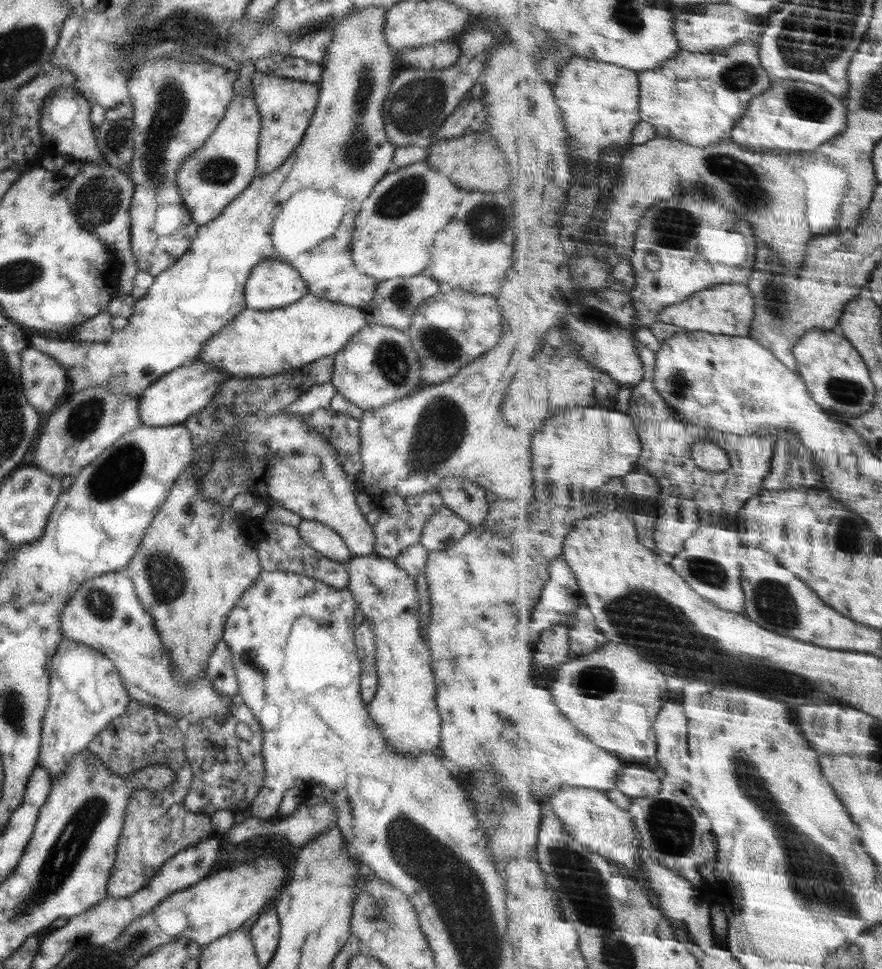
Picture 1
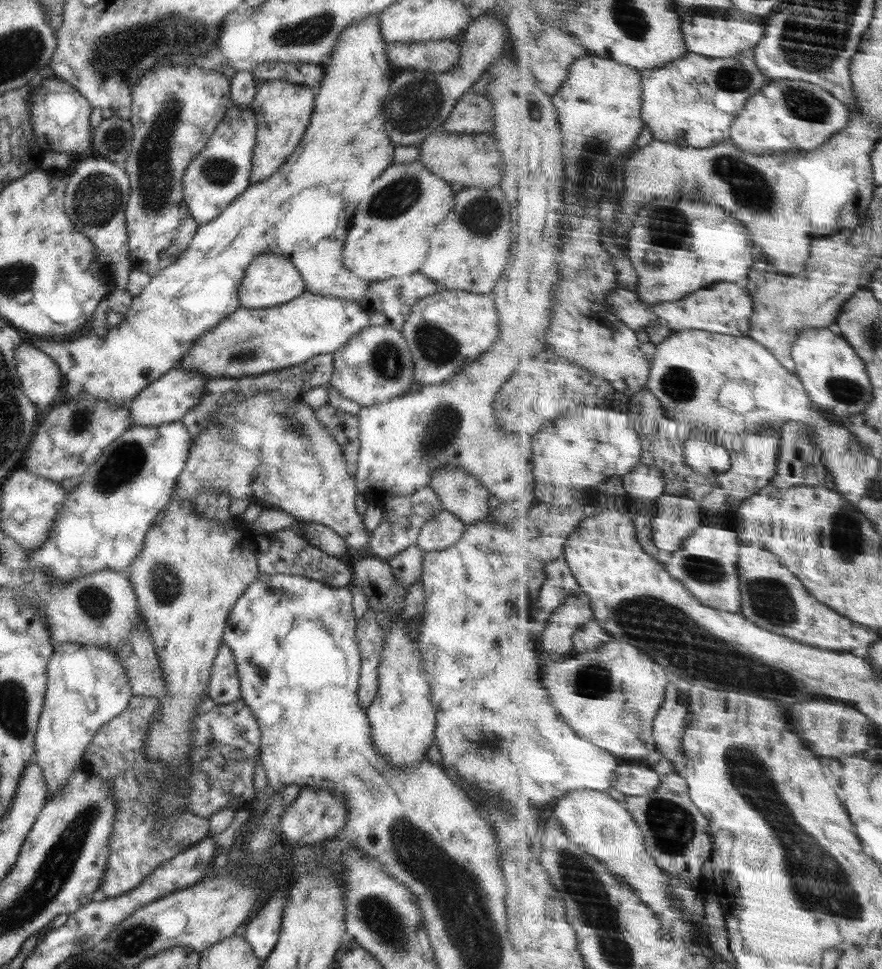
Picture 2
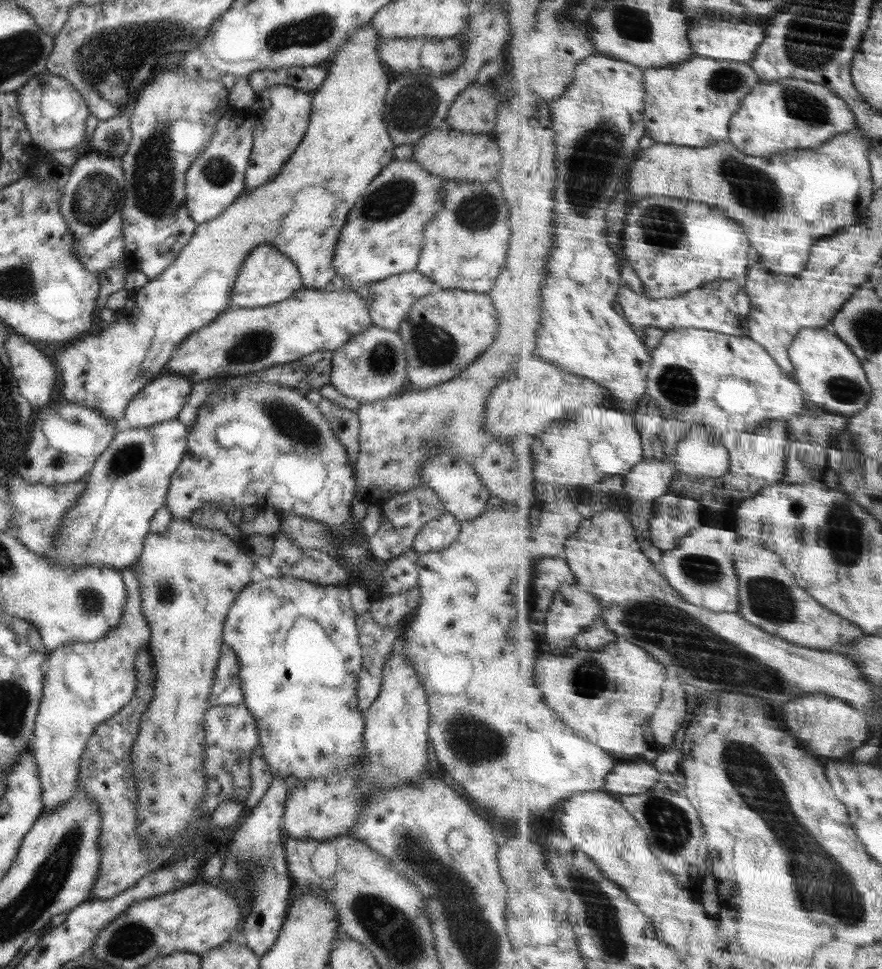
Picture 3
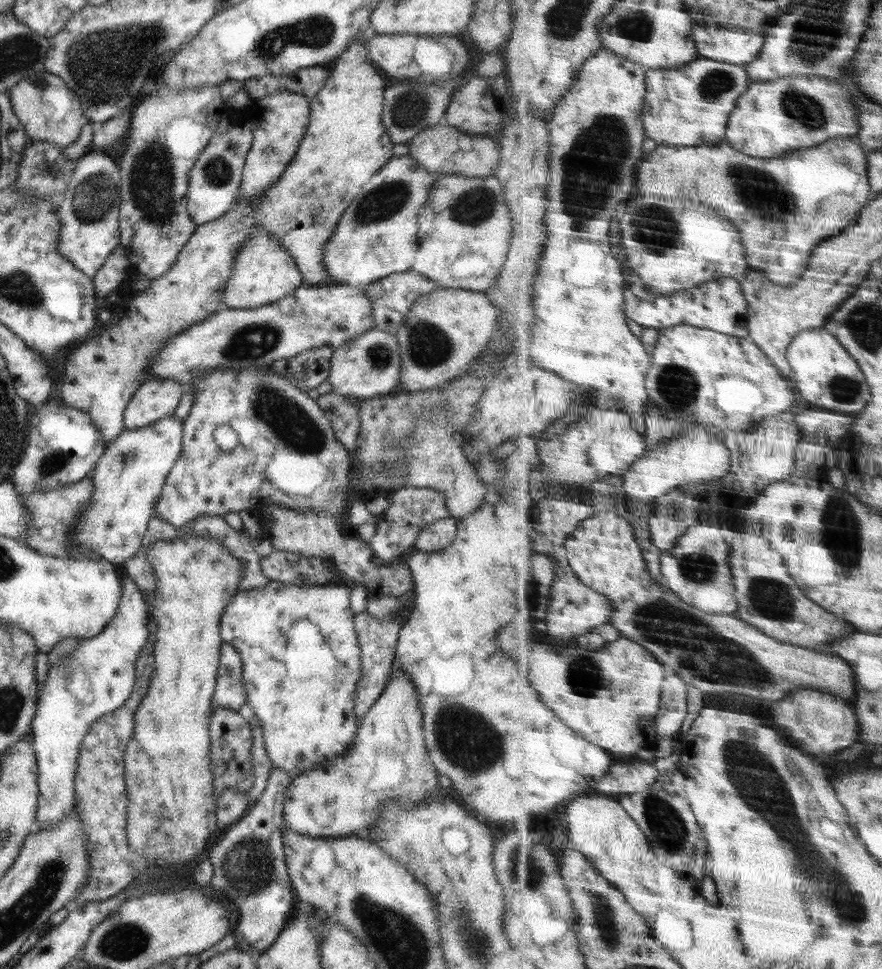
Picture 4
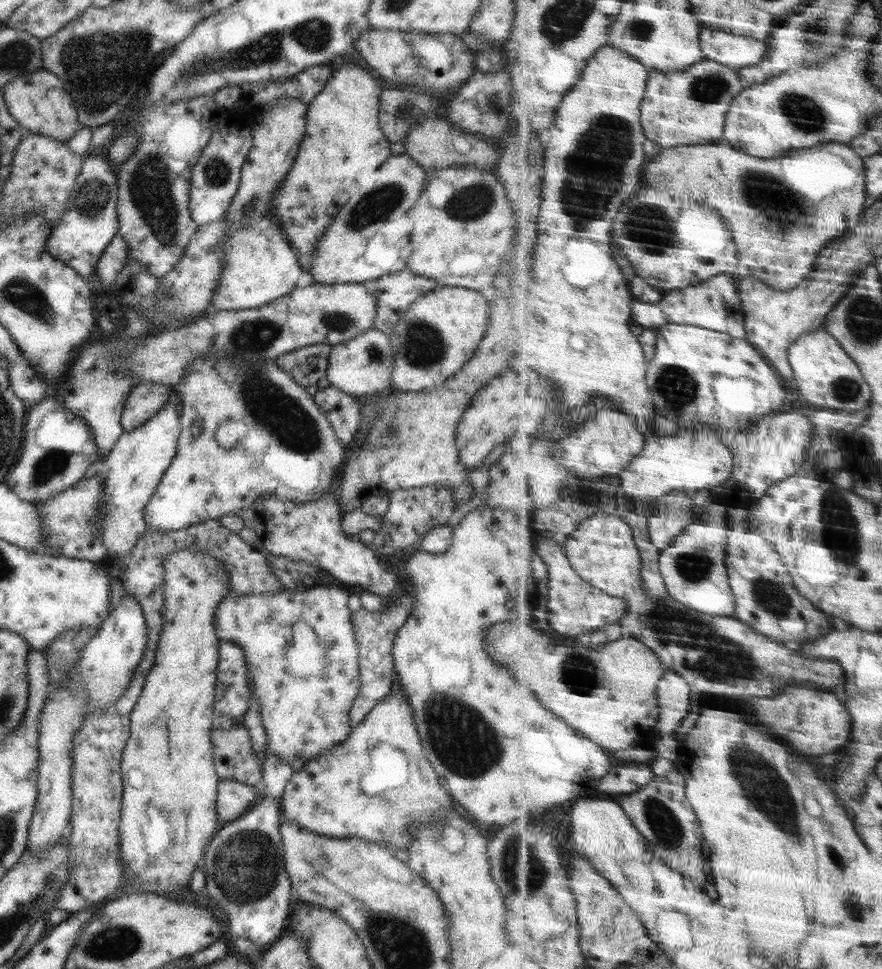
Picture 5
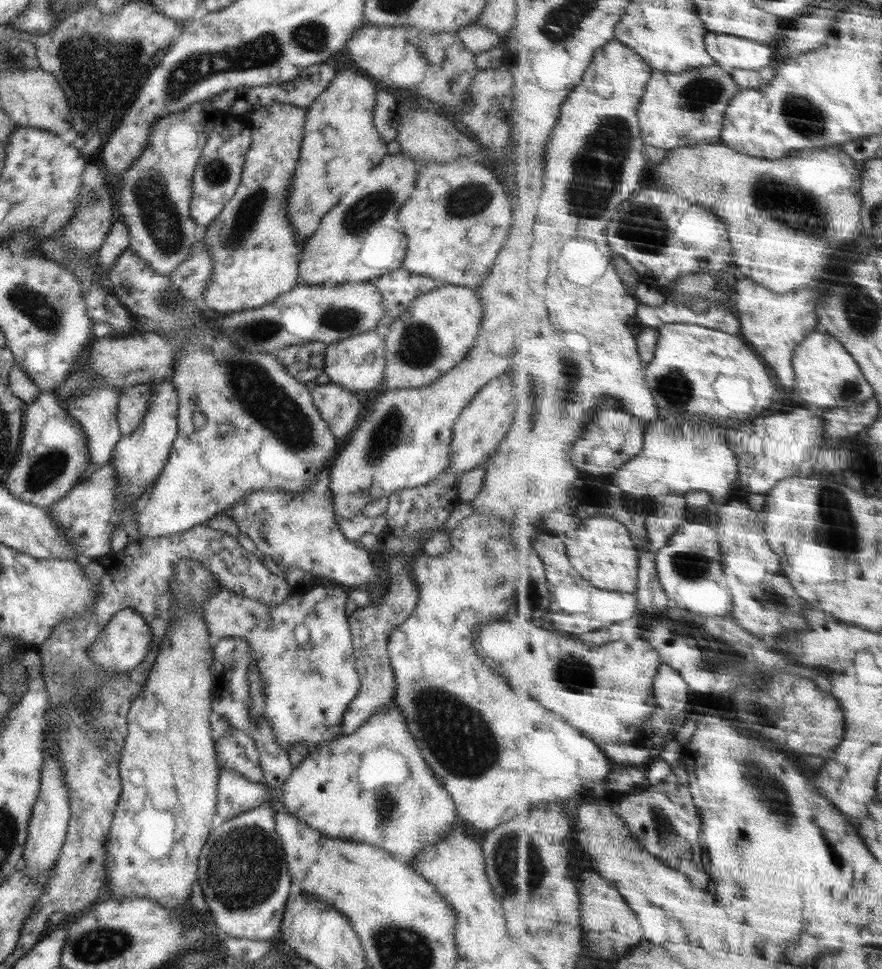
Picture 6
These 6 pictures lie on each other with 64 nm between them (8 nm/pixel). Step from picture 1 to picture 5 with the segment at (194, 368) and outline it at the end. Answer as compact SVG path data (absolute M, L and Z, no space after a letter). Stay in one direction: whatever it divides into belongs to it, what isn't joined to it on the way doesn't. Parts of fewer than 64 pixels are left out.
M145 381L134 385L129 391L128 400L124 402L120 420L124 432L133 431L158 414L170 402L172 392L175 392L174 388L164 383Z

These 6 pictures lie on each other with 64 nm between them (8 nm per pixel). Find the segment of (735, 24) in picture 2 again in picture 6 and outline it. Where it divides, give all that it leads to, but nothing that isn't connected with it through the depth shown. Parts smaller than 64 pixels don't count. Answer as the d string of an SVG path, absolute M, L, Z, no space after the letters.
M708 31L705 42L717 64L731 73L736 69L763 70L777 58L776 48L732 34Z

